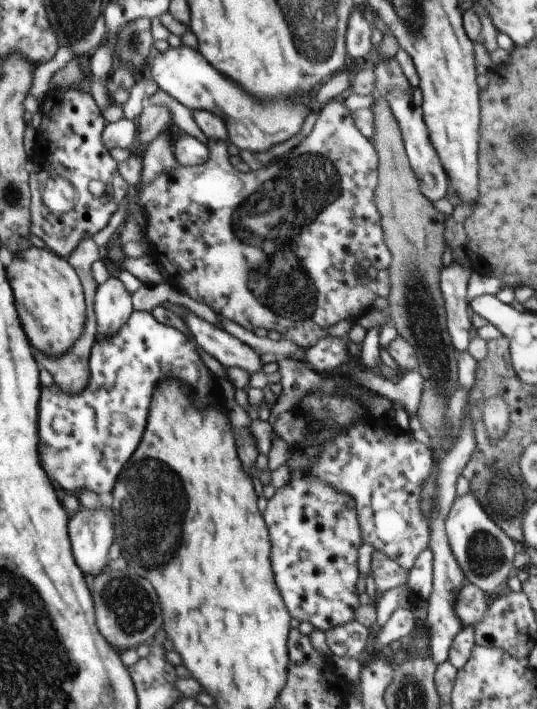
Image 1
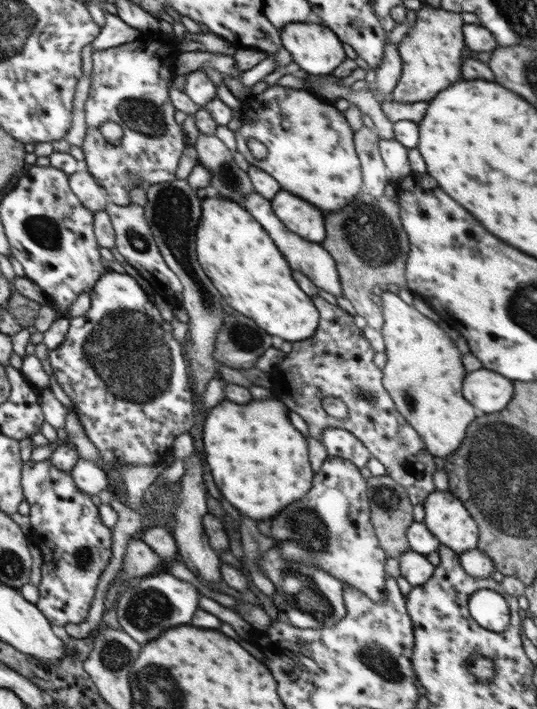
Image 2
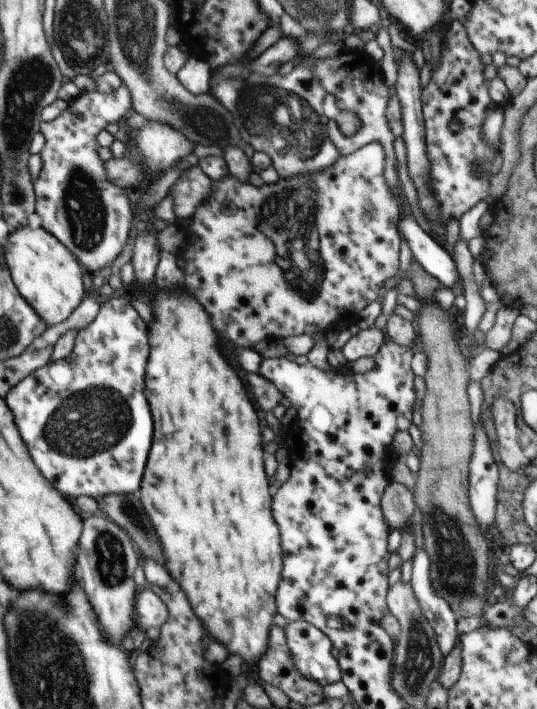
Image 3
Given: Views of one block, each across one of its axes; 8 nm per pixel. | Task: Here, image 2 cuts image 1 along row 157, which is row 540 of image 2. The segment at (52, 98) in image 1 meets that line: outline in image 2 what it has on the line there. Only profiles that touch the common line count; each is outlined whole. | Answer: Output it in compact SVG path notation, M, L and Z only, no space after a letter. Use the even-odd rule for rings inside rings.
M28 460L23 467L24 499L30 506L30 524L32 537L43 551L42 579L39 598L36 602L45 611L47 619L56 626L78 624L84 622L88 610L94 600L100 575L106 569L112 558L112 528L104 524L98 508L90 500L90 495L84 493L75 485L74 478L68 472L56 468L50 461L34 462Z

